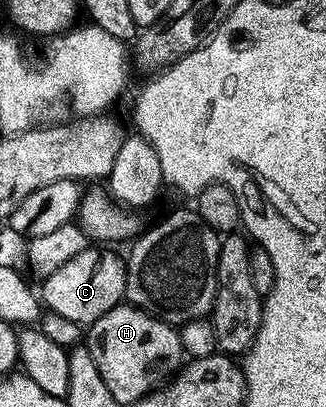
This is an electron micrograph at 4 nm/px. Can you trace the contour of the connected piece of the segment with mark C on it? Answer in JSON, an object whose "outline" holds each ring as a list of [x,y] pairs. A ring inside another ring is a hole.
{"outline":[[[88,247],[44,278],[41,299],[50,312],[82,325],[90,325],[122,302],[127,289],[126,260],[111,251],[97,249],[100,248]]]}

